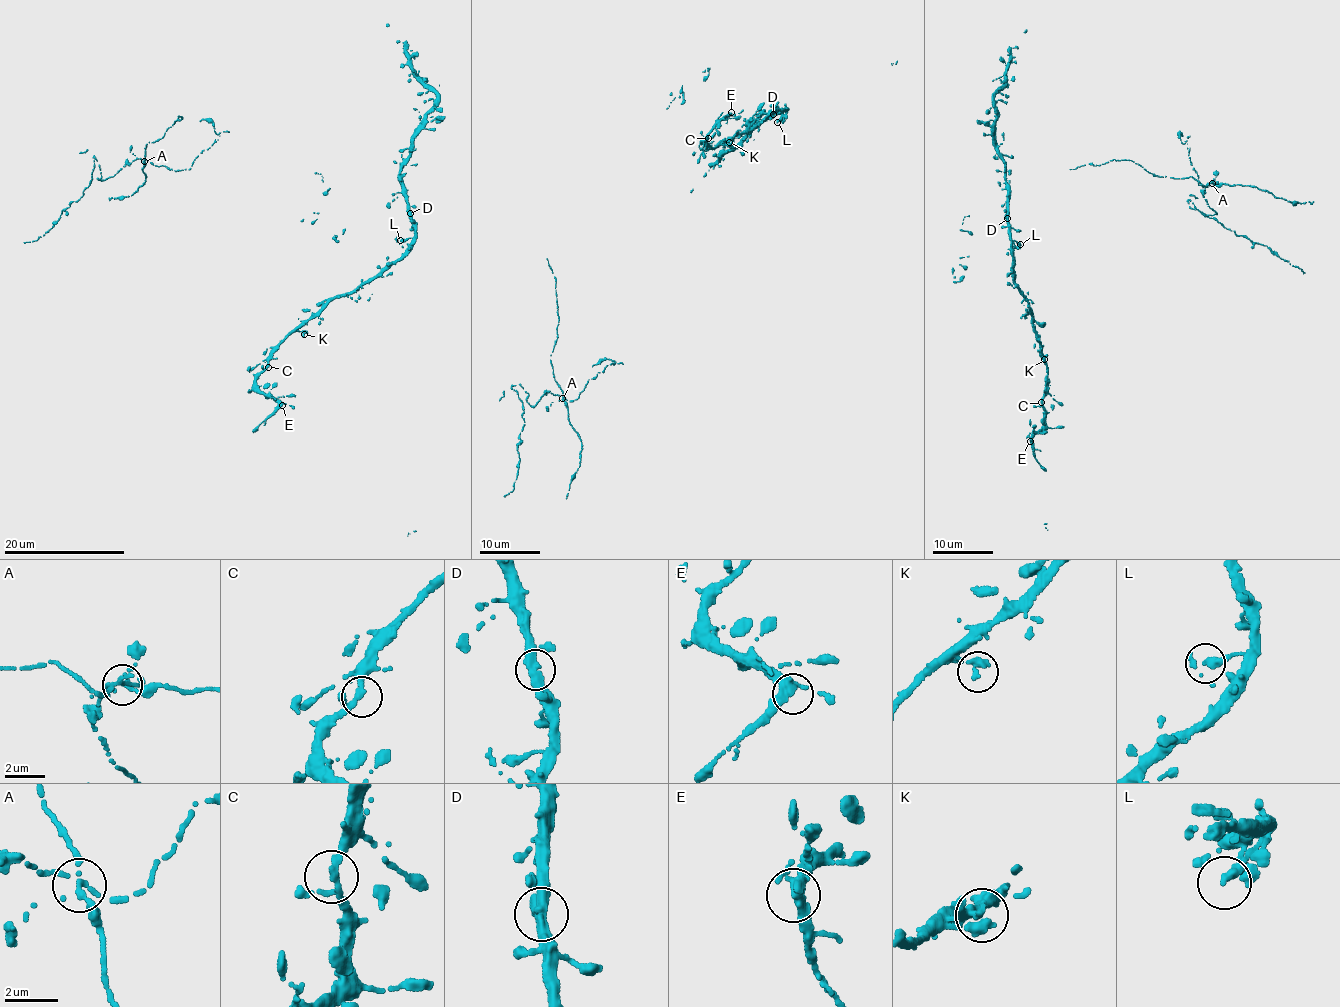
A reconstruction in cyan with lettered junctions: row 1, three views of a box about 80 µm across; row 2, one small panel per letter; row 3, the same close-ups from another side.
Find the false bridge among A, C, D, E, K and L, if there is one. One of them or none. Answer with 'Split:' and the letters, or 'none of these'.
Split: A

